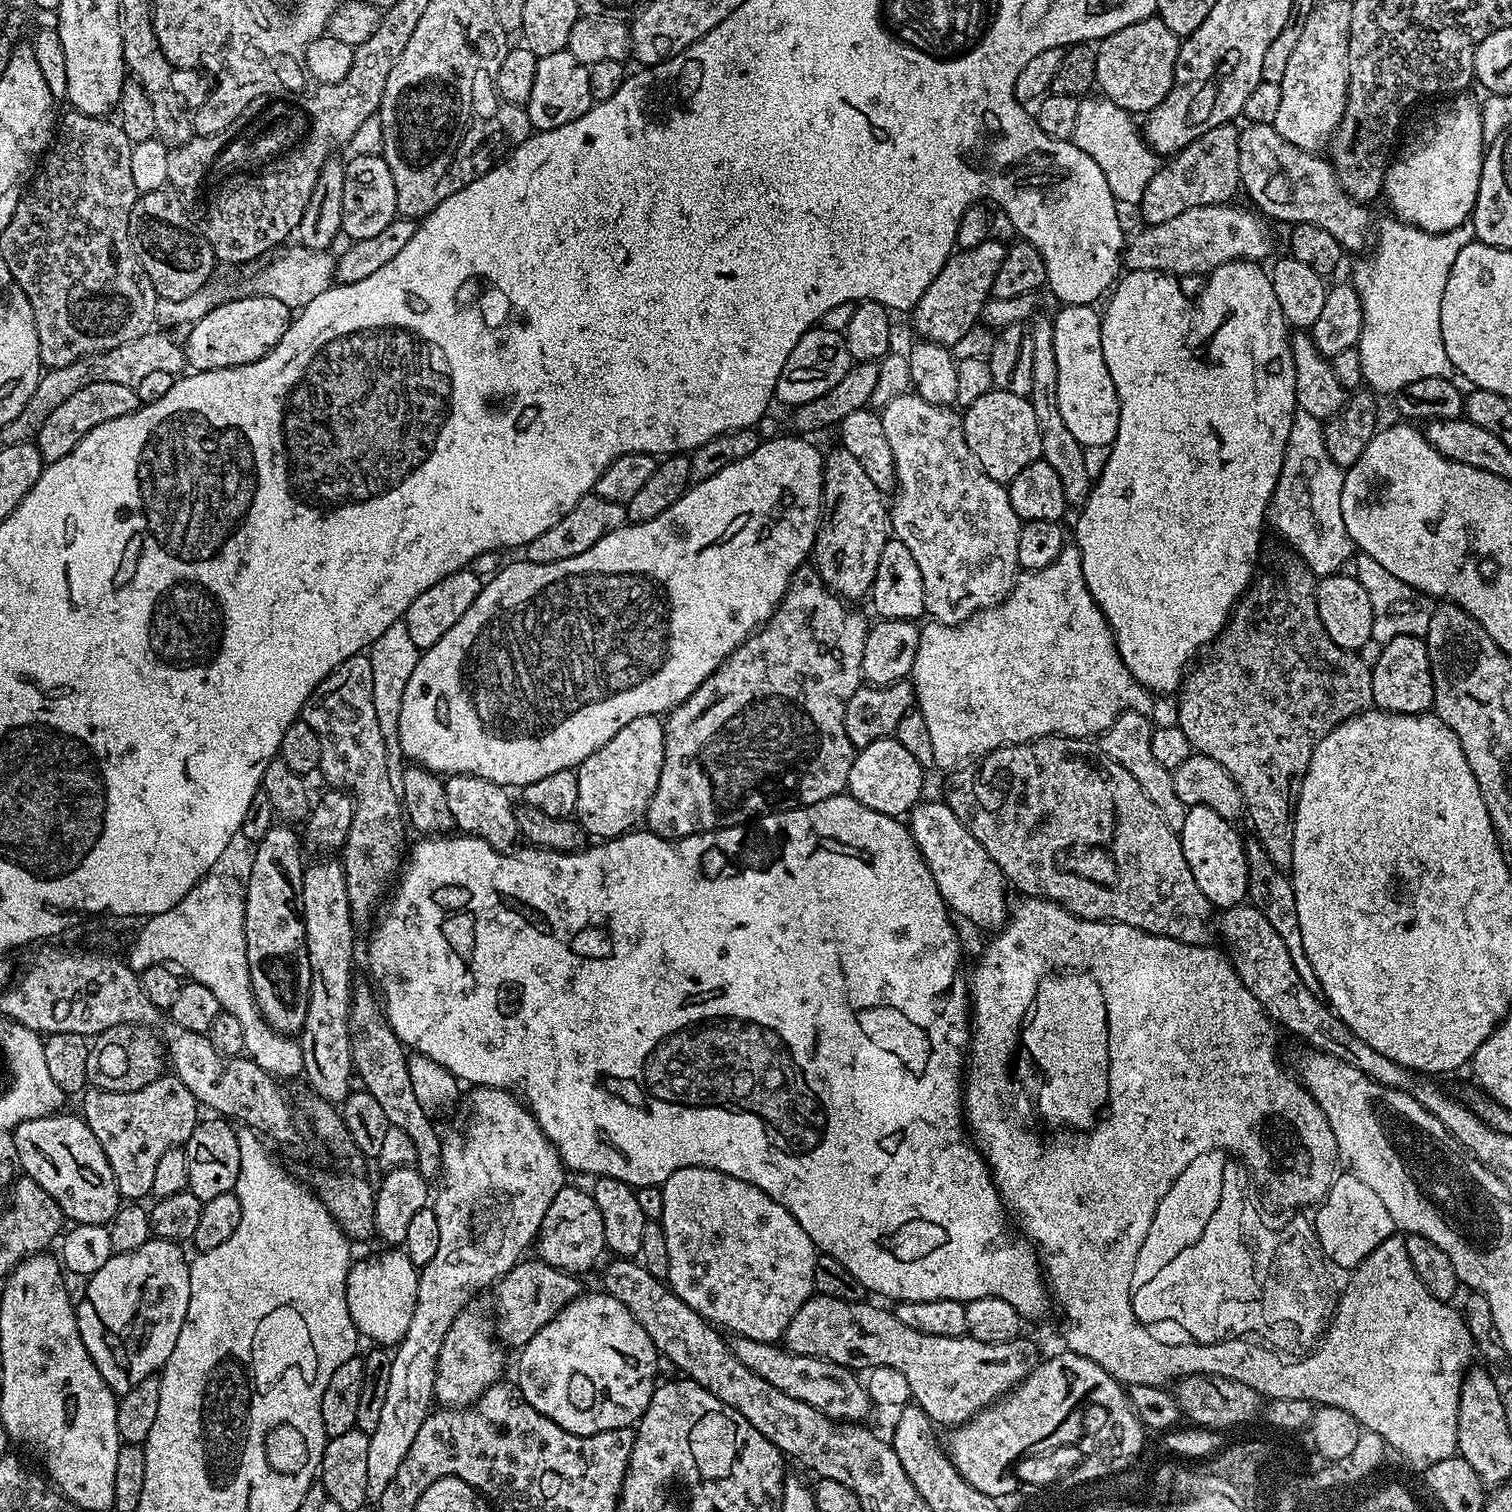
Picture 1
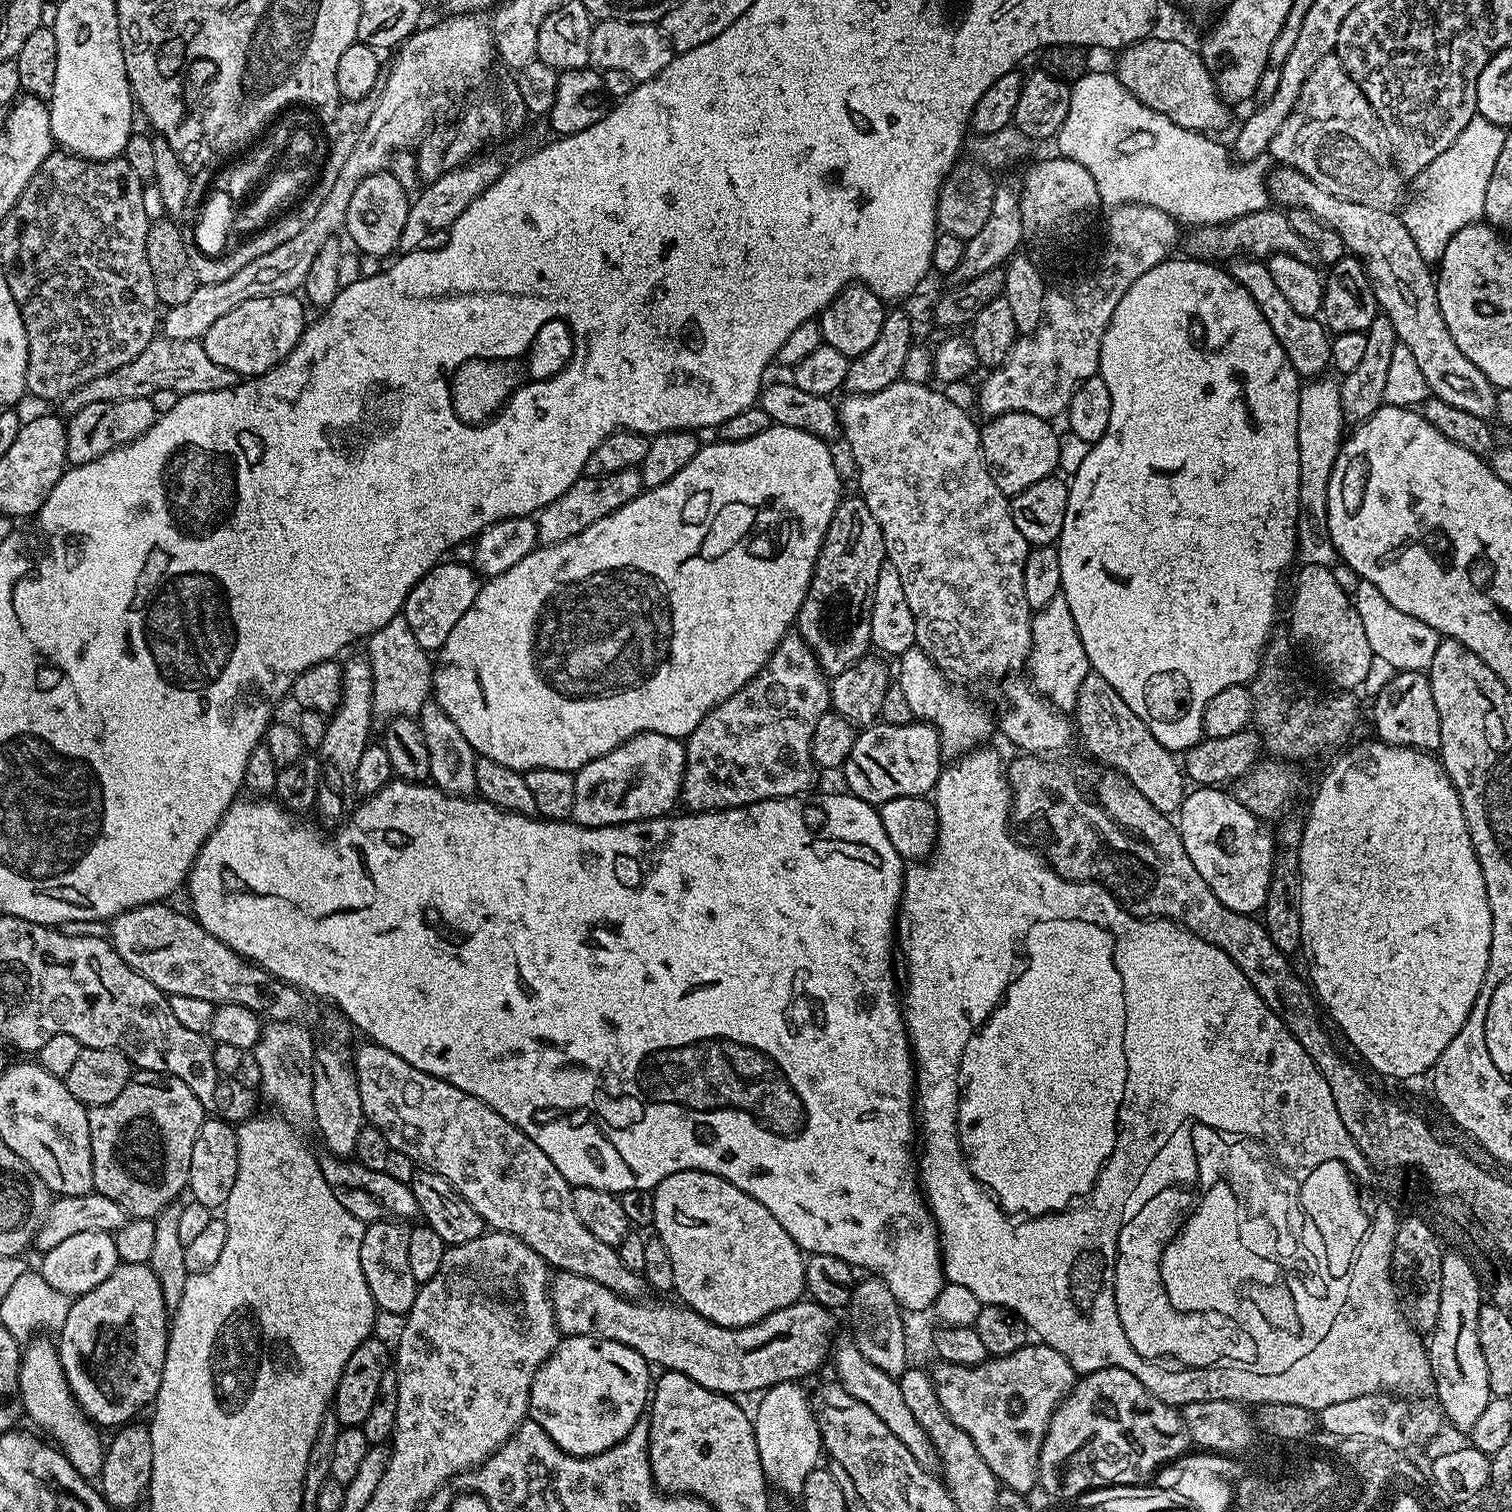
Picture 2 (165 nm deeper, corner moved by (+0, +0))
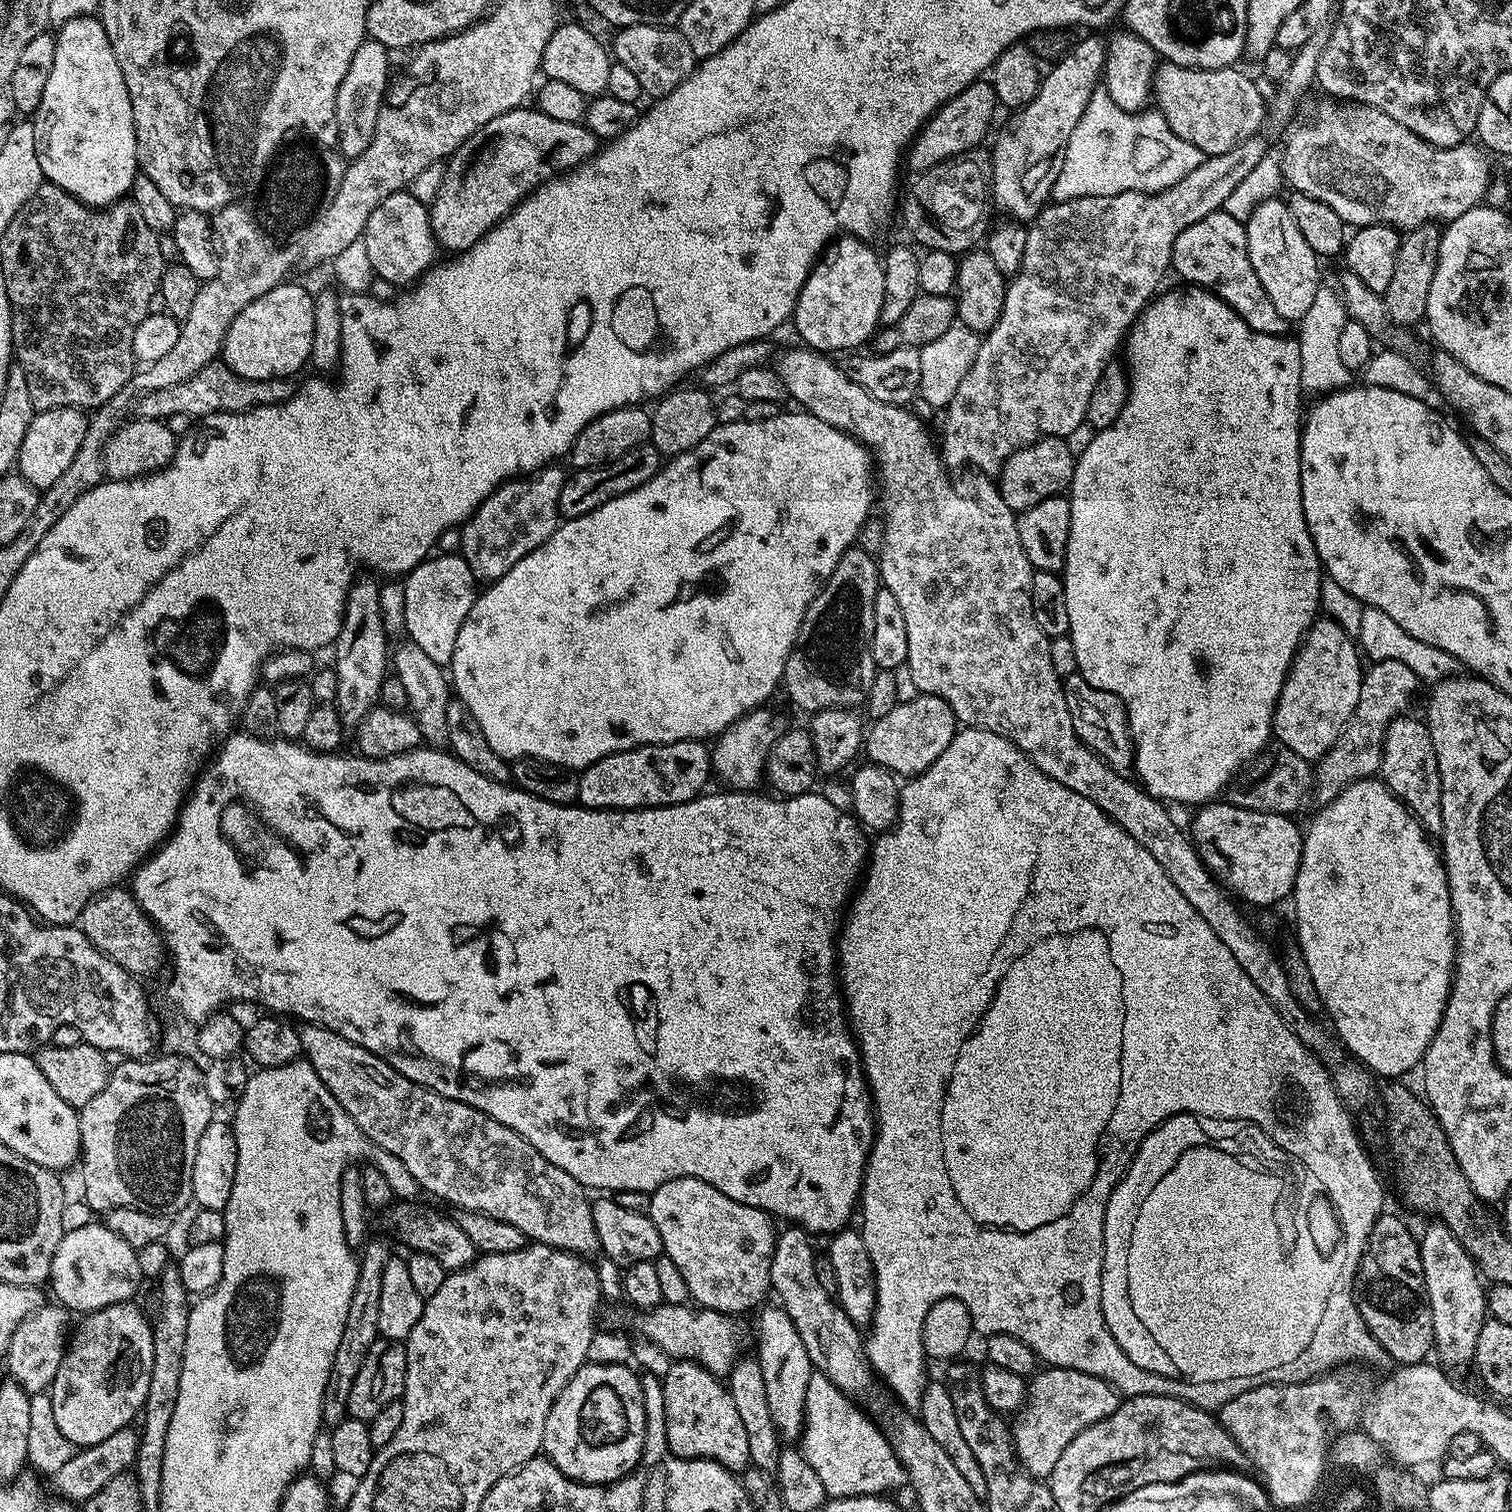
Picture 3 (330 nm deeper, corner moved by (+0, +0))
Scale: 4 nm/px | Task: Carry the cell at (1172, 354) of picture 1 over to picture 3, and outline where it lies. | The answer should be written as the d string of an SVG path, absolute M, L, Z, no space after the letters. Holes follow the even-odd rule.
M1180 286L1173 292L1161 291L1159 295L1148 301L1144 311L1136 318L1136 323L1128 329L1126 339L1122 344L1123 363L1126 365L1126 375L1130 381L1128 385L1128 397L1114 422L1110 426L1099 429L1096 437L1086 446L1086 450L1076 460L1076 468L1072 471L1072 482L1070 485L1070 538L1066 542L1066 562L1062 579L1066 590L1066 615L1070 618L1068 635L1072 638L1074 646L1074 658L1078 675L1083 680L1090 682L1098 690L1113 692L1128 710L1128 728L1132 731L1132 742L1134 745L1134 776L1144 789L1157 800L1169 802L1173 800L1176 804L1196 804L1203 806L1215 801L1216 796L1225 791L1228 785L1236 779L1238 773L1249 762L1256 759L1273 739L1272 719L1278 698L1282 694L1282 686L1288 677L1288 671L1292 665L1292 659L1296 657L1304 636L1308 633L1308 627L1318 618L1316 612L1320 608L1320 576L1322 580L1322 569L1318 550L1314 546L1314 538L1306 526L1306 518L1302 510L1302 486L1300 485L1300 430L1302 427L1302 408L1300 412L1300 375L1302 374L1302 358L1300 357L1300 341L1291 335L1271 336L1262 334L1258 330L1250 330L1242 318L1222 298L1218 298L1213 292L1207 292L1204 288L1195 286Z

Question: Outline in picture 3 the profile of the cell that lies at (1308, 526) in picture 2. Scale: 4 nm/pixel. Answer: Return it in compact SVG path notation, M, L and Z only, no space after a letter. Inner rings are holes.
M1322 286L1318 294L1314 294L1314 302L1310 310L1298 321L1298 339L1300 341L1300 357L1302 358L1302 374L1300 387L1305 393L1327 394L1338 392L1353 383L1353 373L1346 370L1346 366L1338 355L1338 334L1342 334L1342 326L1346 326L1348 311L1344 305L1344 298L1335 287Z

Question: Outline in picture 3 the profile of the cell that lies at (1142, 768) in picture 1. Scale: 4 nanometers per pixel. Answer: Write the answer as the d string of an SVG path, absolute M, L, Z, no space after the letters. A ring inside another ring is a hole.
M1078 674L1067 677L1063 686L1066 706L1070 710L1070 718L1079 740L1116 772L1131 773L1134 768L1134 745L1132 731L1128 728L1128 710L1124 703L1113 692L1090 686L1090 682Z

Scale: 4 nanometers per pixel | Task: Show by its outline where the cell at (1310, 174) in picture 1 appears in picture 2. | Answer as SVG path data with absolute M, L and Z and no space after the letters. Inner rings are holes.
M1283 166L1273 167L1269 172L1268 195L1281 209L1310 210L1314 218L1330 226L1330 230L1335 230L1338 238L1342 238L1345 249L1363 264L1364 273L1372 283L1377 309L1383 316L1390 318L1396 331L1397 341L1404 344L1406 350L1410 350L1410 354L1414 354L1414 362L1418 362L1418 370L1422 370L1422 378L1426 378L1426 386L1431 395L1442 398L1442 402L1450 402L1450 406L1458 406L1458 410L1478 414L1478 418L1483 420L1491 421L1495 417L1497 389L1488 381L1486 374L1482 374L1482 370L1478 370L1478 366L1474 366L1474 362L1470 362L1470 358L1466 358L1466 354L1458 350L1446 326L1446 318L1442 318L1433 269L1431 272L1428 269L1431 268L1429 261L1424 260L1422 254L1418 254L1418 246L1414 246L1414 238L1410 238L1410 230L1406 230L1403 219L1395 211L1362 206L1362 202L1350 202L1346 198L1338 198L1334 194L1324 192L1301 172Z

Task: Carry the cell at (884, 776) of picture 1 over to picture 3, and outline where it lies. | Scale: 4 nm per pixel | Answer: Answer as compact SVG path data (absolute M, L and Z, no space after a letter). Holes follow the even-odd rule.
M917 694L913 700L899 701L885 717L877 719L872 725L866 732L867 759L900 778L915 778L925 772L936 761L938 754L942 754L942 750L950 746L958 731L958 721L951 706L942 698L923 694Z

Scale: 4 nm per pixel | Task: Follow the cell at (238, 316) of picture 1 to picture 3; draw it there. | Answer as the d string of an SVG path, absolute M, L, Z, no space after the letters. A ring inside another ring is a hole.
M283 282L254 298L240 314L230 322L222 349L222 363L234 374L251 380L283 380L295 377L303 364L309 363L314 342L314 296L300 284Z

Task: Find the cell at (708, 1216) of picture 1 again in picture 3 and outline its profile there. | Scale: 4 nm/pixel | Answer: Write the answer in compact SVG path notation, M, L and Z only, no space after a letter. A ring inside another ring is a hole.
M674 1178L653 1189L651 1198L647 1216L654 1222L662 1238L663 1255L668 1256L674 1266L678 1266L682 1278L686 1278L689 1297L700 1308L741 1314L748 1311L751 1313L765 1303L764 1295L769 1295L772 1287L770 1262L778 1235L778 1228L772 1225L775 1224L773 1217L760 1208L734 1202L734 1198L726 1198L722 1190L714 1190L714 1186L698 1178Z

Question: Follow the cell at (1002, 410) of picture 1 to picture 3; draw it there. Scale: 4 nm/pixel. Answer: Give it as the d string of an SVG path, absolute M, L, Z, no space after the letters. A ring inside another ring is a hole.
M1043 436L1041 440L1035 440L1033 444L1027 444L1025 448L1010 454L1010 458L1005 460L998 473L1002 502L1006 502L1006 506L1017 514L1025 512L1030 506L1038 506L1038 502L1044 498L1059 496L1071 485L1075 468L1076 460L1070 454L1067 439Z

